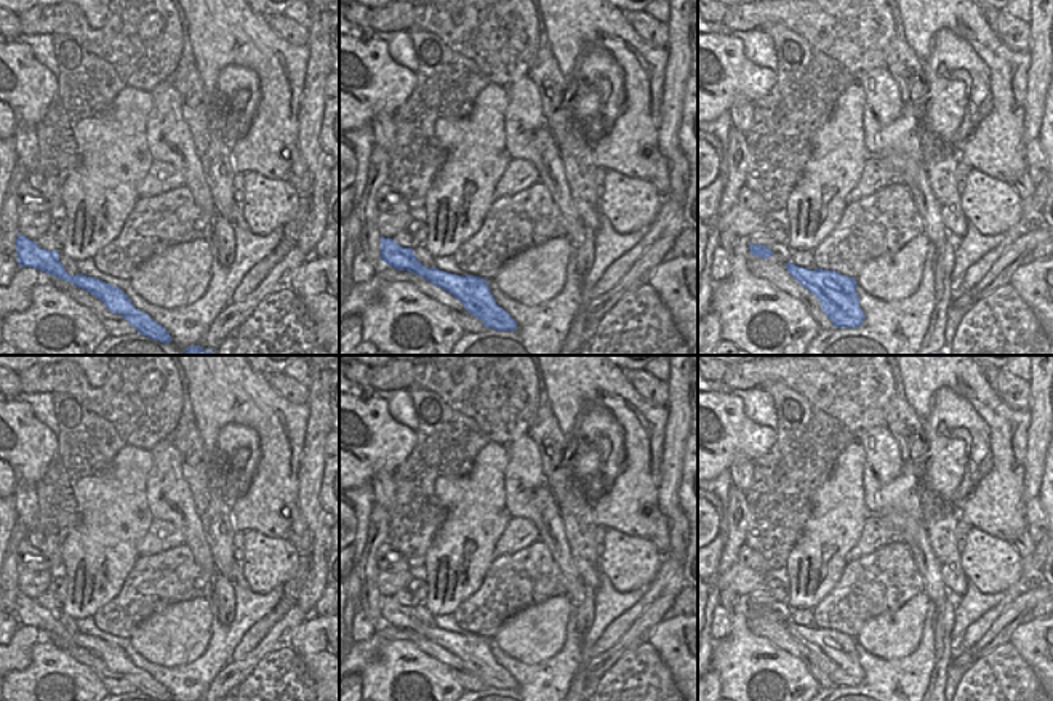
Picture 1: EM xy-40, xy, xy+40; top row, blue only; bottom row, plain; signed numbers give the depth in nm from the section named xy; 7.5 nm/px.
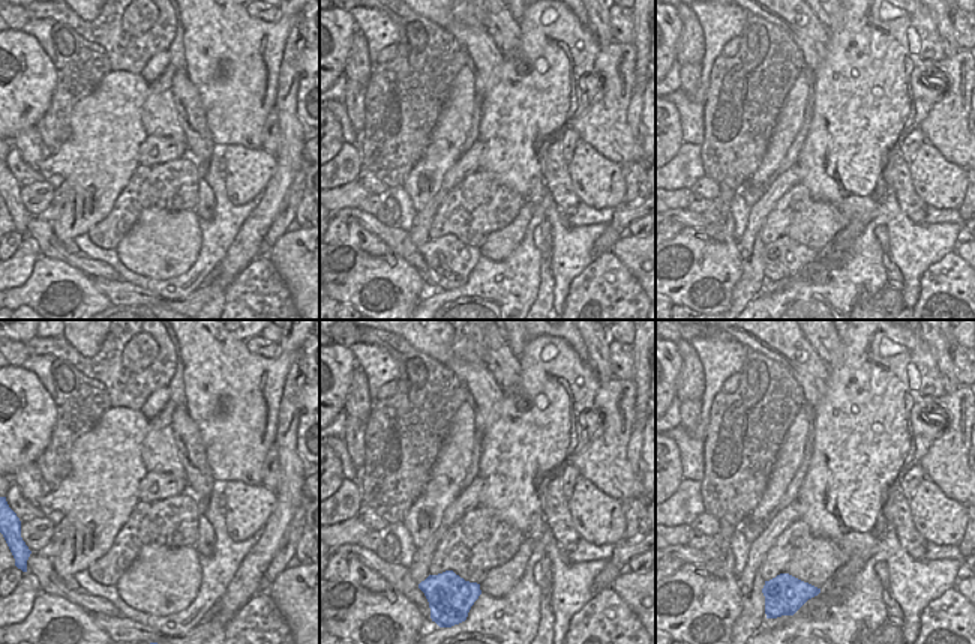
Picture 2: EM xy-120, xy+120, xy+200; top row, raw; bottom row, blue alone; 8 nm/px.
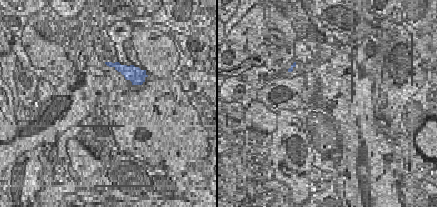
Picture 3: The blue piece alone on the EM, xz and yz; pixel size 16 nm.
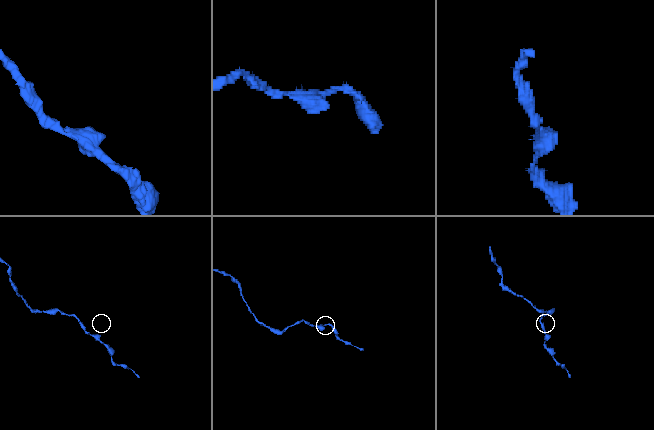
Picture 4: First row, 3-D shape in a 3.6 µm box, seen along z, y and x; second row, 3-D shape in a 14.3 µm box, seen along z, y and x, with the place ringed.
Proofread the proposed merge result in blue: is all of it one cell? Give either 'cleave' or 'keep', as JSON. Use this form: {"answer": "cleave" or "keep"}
{"answer": "keep"}

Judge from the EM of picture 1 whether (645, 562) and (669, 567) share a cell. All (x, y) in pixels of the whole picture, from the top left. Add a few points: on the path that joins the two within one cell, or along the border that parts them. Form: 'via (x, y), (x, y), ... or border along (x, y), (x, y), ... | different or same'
border along (663, 556), (656, 575), (645, 586) | different

